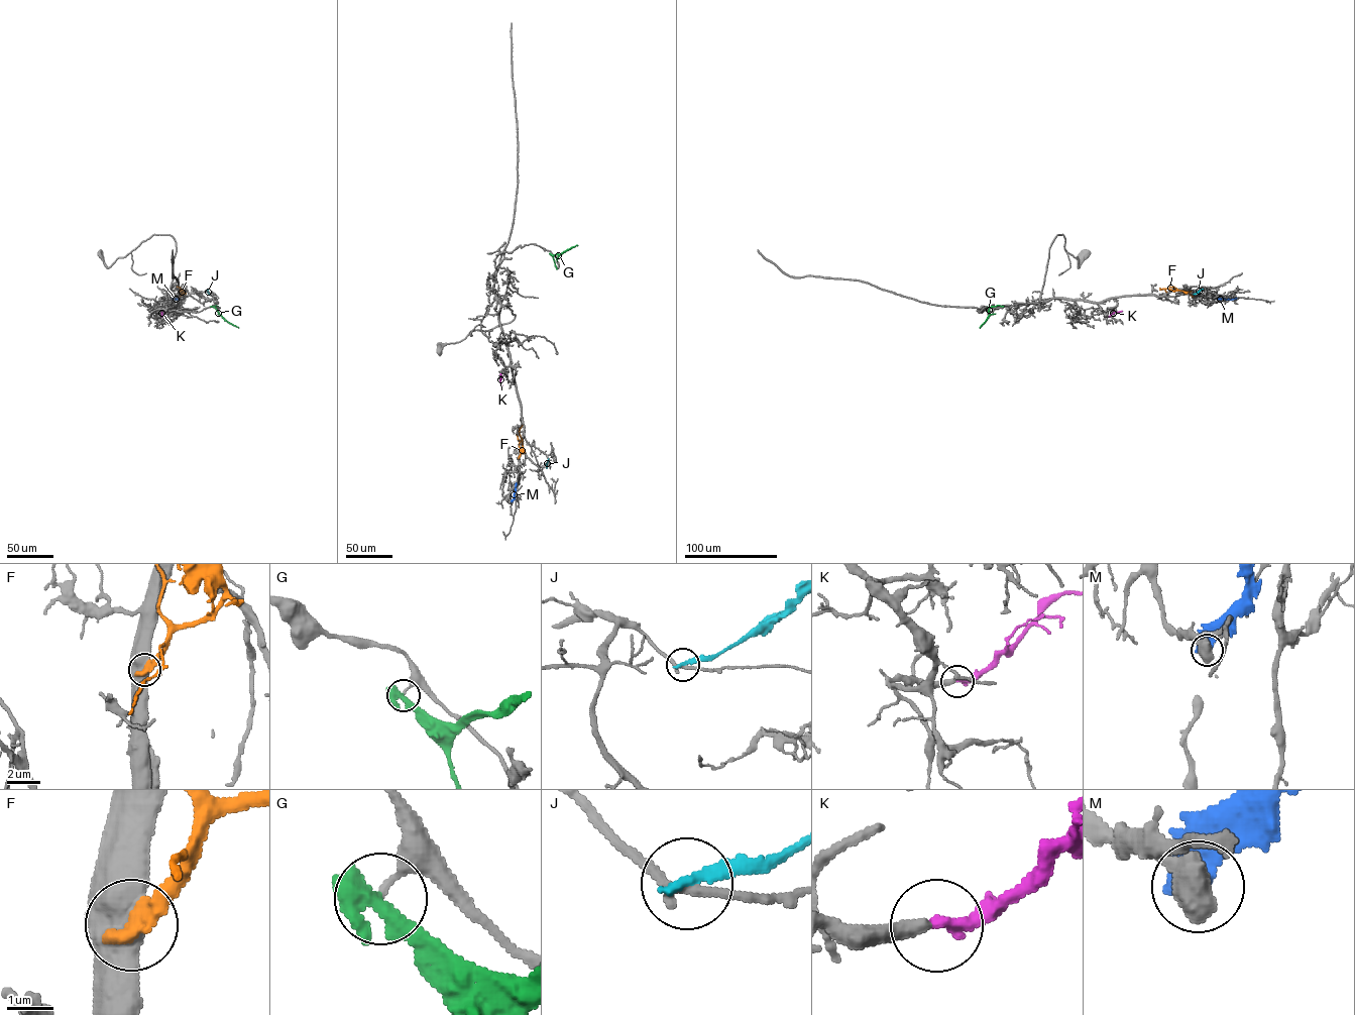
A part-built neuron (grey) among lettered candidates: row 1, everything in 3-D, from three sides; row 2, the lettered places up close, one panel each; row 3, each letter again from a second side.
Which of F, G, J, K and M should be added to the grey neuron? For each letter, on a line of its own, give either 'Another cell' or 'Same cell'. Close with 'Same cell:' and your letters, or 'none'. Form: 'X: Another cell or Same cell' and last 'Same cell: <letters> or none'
F: Another cell
G: Another cell
J: Another cell
K: Same cell
M: Another cell
Same cell: K

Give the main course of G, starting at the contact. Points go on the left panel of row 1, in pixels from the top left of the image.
G: (211, 306), (238, 328)

